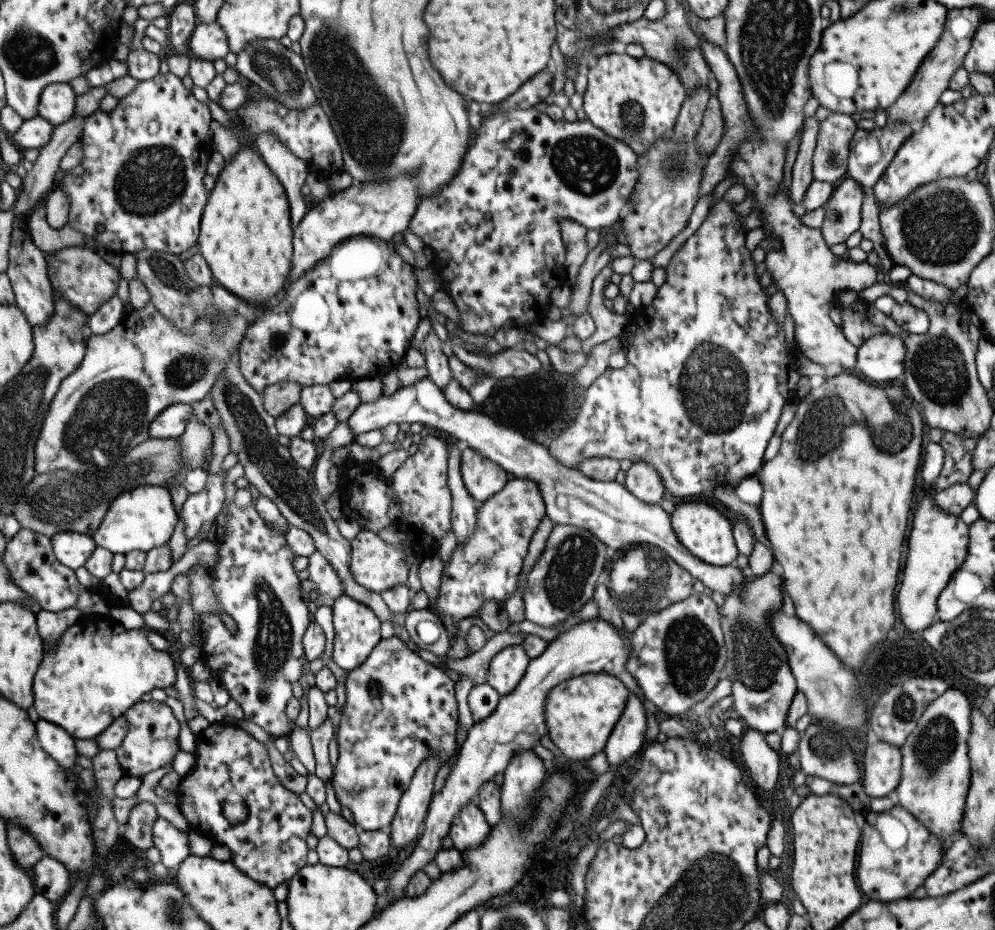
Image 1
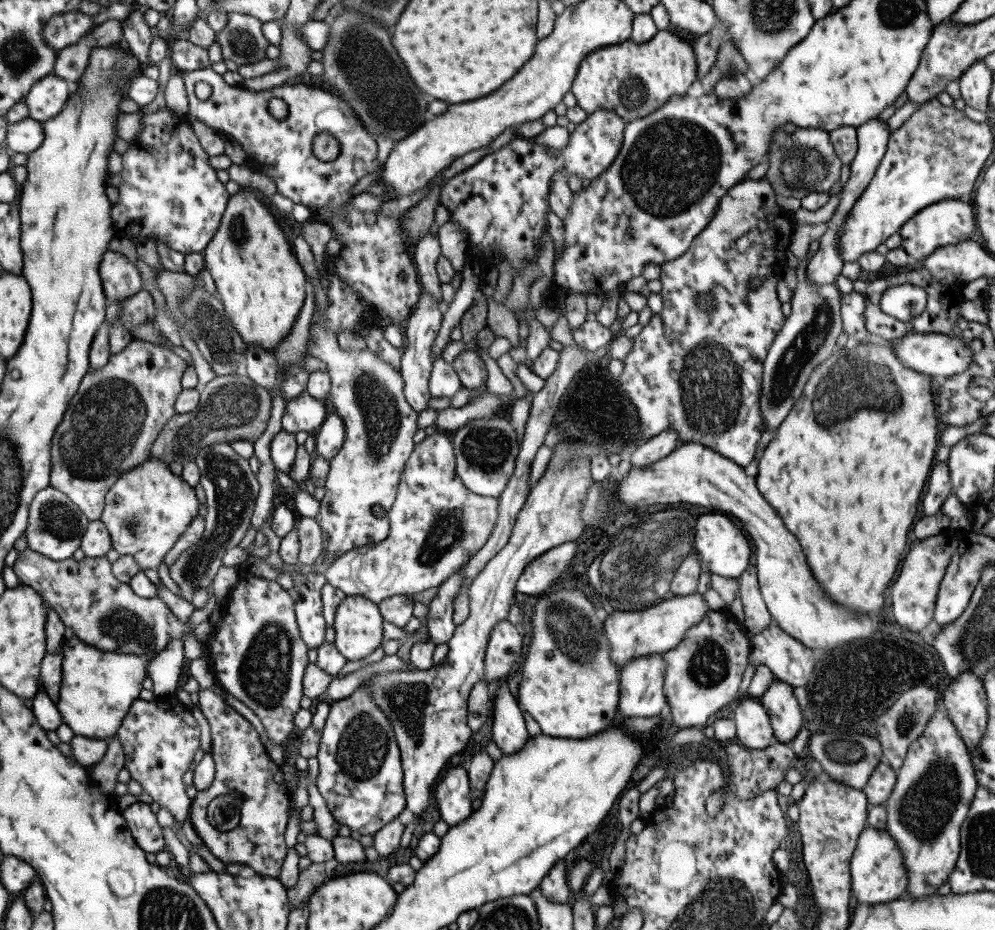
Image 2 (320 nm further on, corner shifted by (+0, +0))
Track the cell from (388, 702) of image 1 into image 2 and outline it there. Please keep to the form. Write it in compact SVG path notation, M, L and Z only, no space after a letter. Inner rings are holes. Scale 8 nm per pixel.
M361 683L349 696L328 704L328 713L321 730L315 759L318 763L316 790L326 802L331 817L341 827L346 826L361 835L374 835L404 809L406 802L402 788L400 751L386 715L373 704L366 684Z

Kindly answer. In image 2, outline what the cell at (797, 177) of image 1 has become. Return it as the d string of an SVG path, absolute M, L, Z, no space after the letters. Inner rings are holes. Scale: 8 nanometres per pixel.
M804 222L804 224L793 226L788 249L797 257L797 260L799 260L798 266L795 268L797 284L789 302L789 304L791 304L791 313L786 317L782 324L782 328L777 332L775 338L773 338L773 343L769 346L766 357L762 362L758 404L759 407L761 407L759 408L759 415L761 415L763 431L773 430L773 428L777 428L779 424L781 424L781 421L787 416L789 410L791 410L791 404L793 404L797 398L800 398L807 377L811 374L811 371L822 367L826 363L829 356L831 356L831 353L835 350L835 341L837 340L837 337L842 332L842 320L839 312L841 295L837 292L837 288L835 288L833 283L815 285L815 283L807 281L807 277L805 277L805 266L807 266L805 254L807 252L807 246L809 246L809 242L812 240L818 240L825 231L826 223L808 224L808 222Z

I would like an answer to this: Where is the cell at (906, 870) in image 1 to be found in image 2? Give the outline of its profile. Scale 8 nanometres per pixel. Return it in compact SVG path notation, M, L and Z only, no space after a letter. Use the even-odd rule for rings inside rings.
M865 828L851 856L851 894L859 904L879 904L904 897L907 890L906 870L898 846L884 829Z

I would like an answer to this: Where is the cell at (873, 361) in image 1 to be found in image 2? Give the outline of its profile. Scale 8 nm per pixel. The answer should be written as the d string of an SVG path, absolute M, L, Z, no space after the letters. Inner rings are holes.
M906 333L897 344L891 344L894 355L907 367L934 380L963 372L970 363L971 351L959 338L938 333Z

